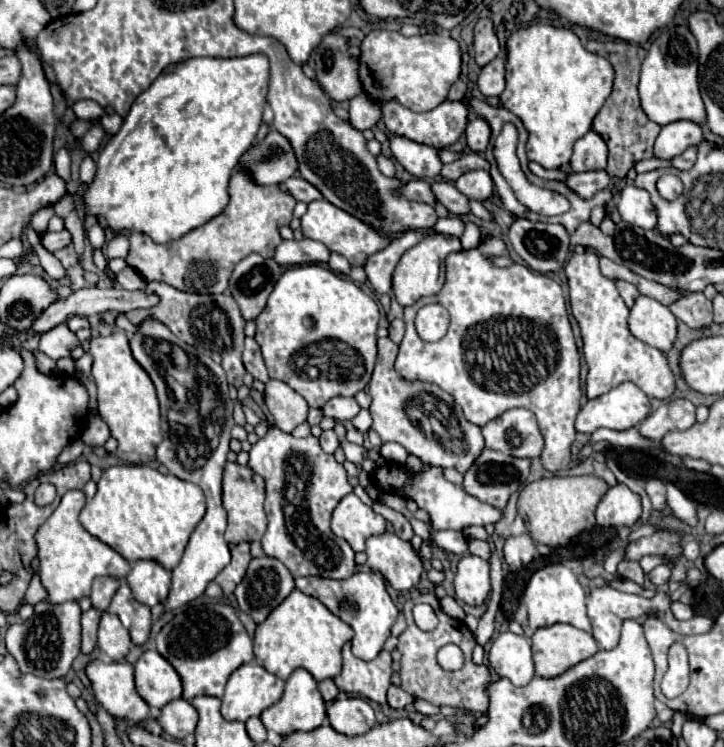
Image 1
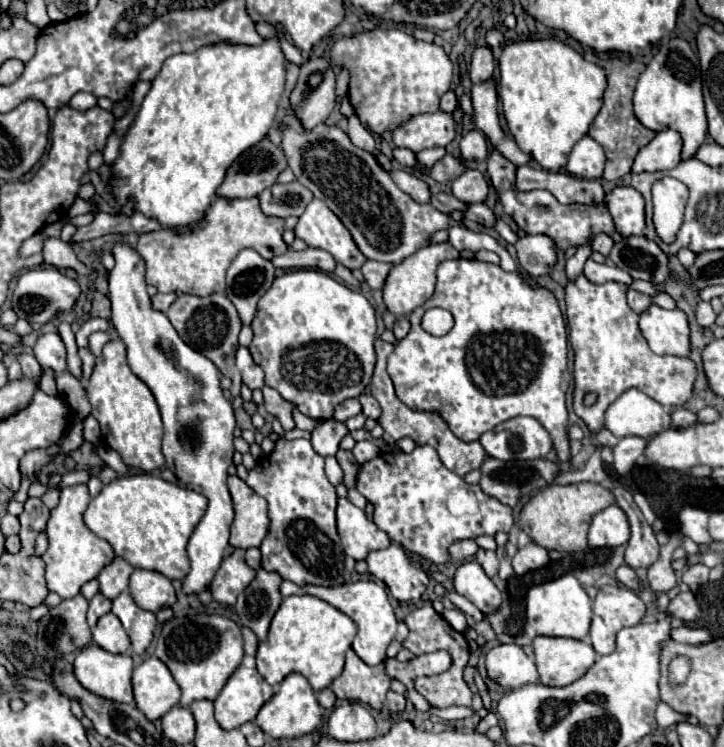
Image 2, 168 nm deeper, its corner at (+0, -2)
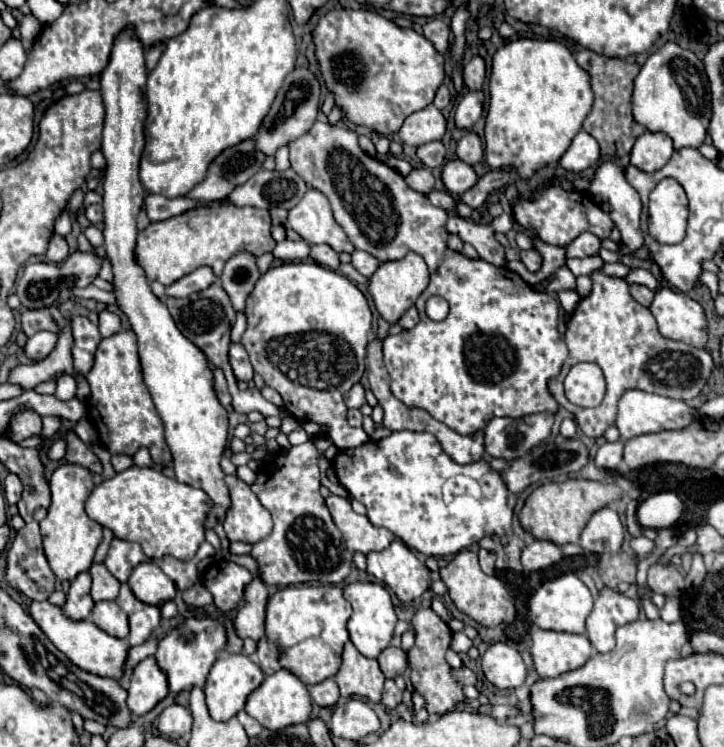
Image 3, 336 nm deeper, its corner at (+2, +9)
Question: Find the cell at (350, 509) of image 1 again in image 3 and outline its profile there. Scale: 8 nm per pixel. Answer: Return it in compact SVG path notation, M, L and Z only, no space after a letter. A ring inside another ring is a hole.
M329 495L325 499L325 503L327 503L327 509L329 509L337 529L343 533L347 549L351 553L359 551L359 553L367 555L371 551L383 551L395 539L395 535L391 531L371 525L371 521L365 515L357 515L351 509L349 499Z

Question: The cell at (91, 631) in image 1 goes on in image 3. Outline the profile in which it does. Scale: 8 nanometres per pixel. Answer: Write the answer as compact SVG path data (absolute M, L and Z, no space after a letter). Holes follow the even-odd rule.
M95 563L89 569L93 577L93 587L91 587L91 597L93 601L103 601L103 599L117 599L119 595L119 581L107 571L103 563Z

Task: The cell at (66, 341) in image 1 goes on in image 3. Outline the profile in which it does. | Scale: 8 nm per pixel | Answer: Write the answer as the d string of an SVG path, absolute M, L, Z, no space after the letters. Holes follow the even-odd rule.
M39 331L39 333L35 333L35 335L31 335L27 339L25 355L31 361L41 361L43 357L47 357L53 351L55 343L57 343L57 335L55 333L51 333L51 331Z

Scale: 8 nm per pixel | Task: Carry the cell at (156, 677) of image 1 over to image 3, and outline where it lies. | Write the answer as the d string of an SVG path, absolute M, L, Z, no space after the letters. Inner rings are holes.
M147 657L135 667L127 693L127 707L137 717L149 713L161 699L167 697L167 677L155 663L155 657Z

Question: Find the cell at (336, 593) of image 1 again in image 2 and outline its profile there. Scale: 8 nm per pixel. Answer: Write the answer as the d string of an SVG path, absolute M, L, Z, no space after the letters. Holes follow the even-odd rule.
M285 580L281 584L281 594L283 596L301 596L301 594L311 594L311 596L317 596L325 602L329 602L331 606L335 606L337 610L341 610L343 614L347 614L355 624L357 624L357 636L353 640L353 650L355 654L369 666L375 666L375 664L381 664L387 656L385 656L385 650L387 646L391 644L391 640L395 638L395 632L397 632L397 618L395 618L395 612L393 612L393 606L387 598L387 590L383 584L379 582L373 582L373 580L359 580L359 582L349 582L349 584L341 584L341 586L315 586L315 584L305 584L305 586L299 586L299 584L293 584L289 580Z

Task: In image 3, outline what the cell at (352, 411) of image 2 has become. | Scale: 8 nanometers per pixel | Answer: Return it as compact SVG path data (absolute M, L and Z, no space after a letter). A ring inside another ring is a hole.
M357 383L349 389L349 393L345 393L345 403L349 409L359 409L363 403L365 403L365 391L363 391L363 385Z

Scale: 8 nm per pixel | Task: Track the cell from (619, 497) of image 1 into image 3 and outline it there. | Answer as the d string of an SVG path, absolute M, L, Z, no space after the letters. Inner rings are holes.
M603 507L589 519L581 533L581 547L591 553L617 553L623 545L625 527L615 509Z

